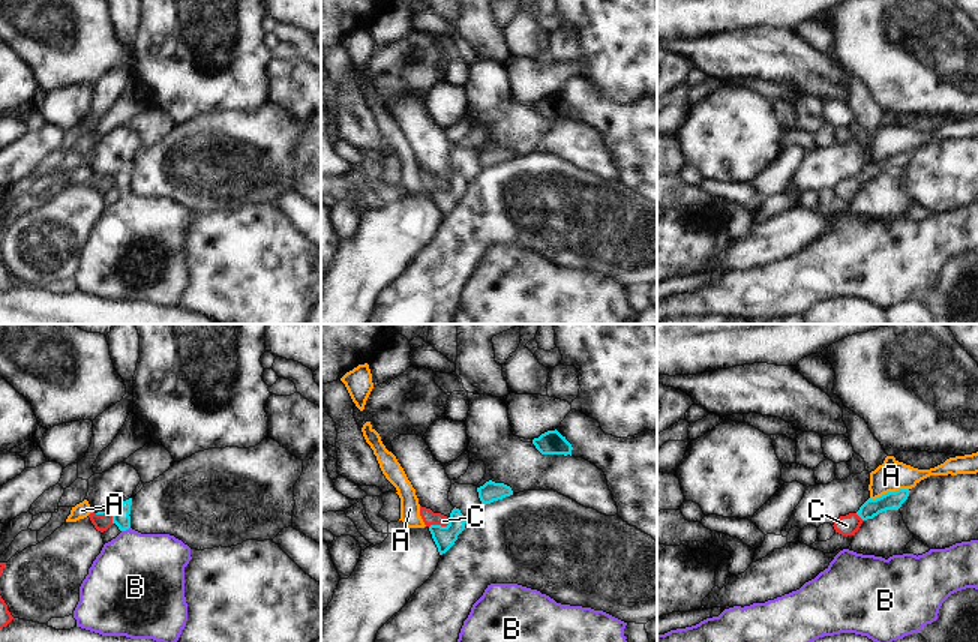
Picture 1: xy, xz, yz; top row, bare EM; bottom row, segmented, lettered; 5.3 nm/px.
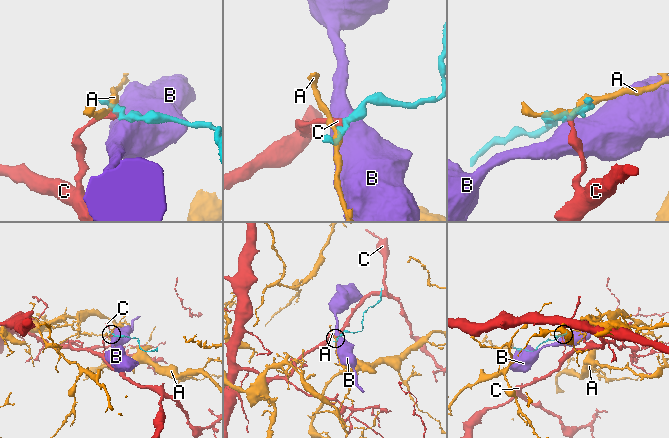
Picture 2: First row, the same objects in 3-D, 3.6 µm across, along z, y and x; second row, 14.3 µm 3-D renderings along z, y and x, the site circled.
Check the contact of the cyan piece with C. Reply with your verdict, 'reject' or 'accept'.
reject

